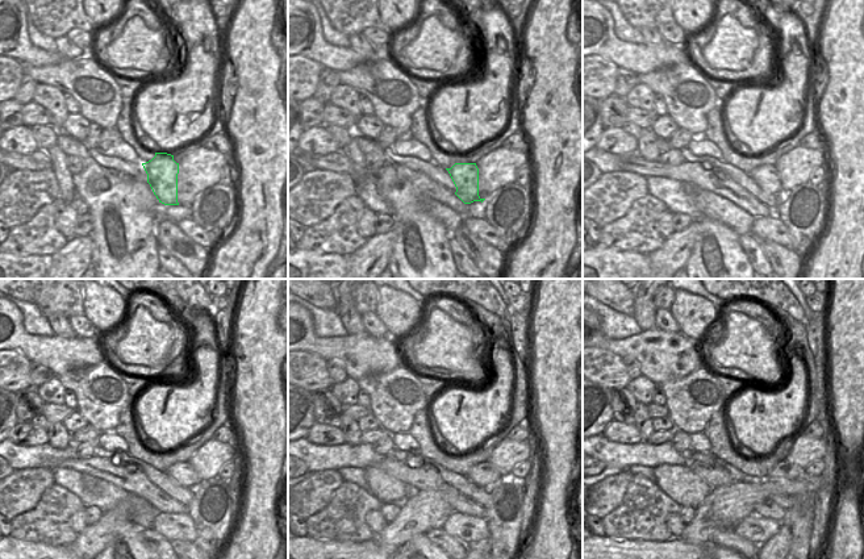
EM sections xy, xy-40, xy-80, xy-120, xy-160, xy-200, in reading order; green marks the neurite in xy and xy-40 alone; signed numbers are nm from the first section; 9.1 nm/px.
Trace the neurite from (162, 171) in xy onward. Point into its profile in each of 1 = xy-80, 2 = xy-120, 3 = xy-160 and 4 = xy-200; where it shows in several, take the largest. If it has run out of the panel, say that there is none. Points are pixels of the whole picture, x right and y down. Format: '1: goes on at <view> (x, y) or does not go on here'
1: goes on at xy-80 (766, 176)
2: goes on at xy-120 (183, 474)
3: goes on at xy-160 (484, 475)
4: goes on at xy-200 (783, 470)

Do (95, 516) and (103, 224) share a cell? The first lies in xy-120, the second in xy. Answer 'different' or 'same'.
different

